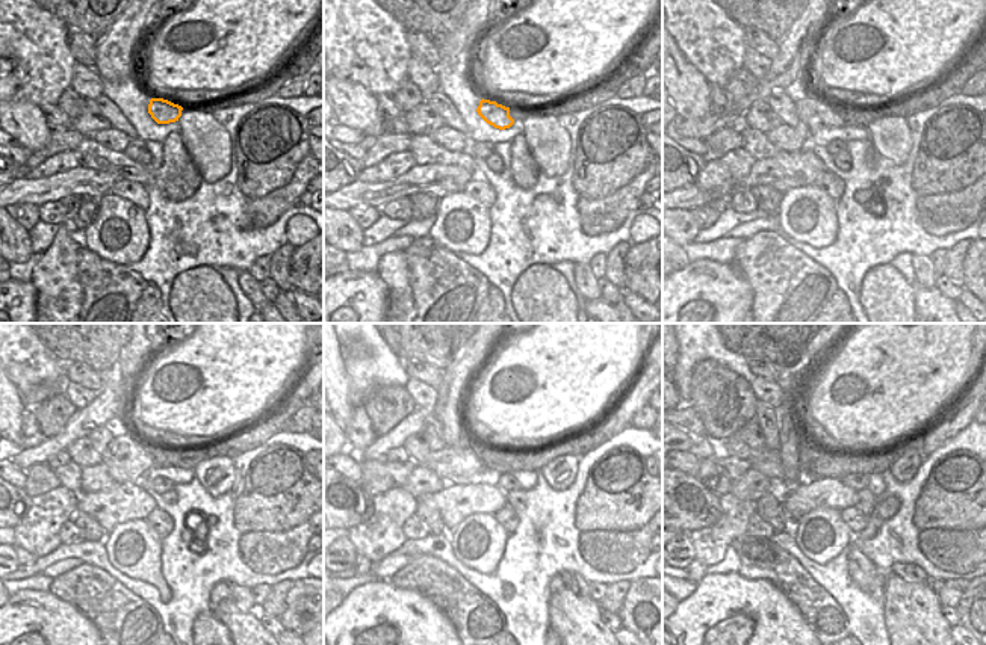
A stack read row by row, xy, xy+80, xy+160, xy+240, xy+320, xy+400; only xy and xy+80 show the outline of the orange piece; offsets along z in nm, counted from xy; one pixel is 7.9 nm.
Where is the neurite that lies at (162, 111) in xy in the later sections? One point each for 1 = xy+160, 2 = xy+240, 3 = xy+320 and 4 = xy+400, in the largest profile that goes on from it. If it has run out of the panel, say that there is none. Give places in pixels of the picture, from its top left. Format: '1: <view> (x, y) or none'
1: xy+160 (814, 112)
2: xy+240 (126, 458)
3: xy+320 (455, 464)
4: xy+400 (768, 462)

